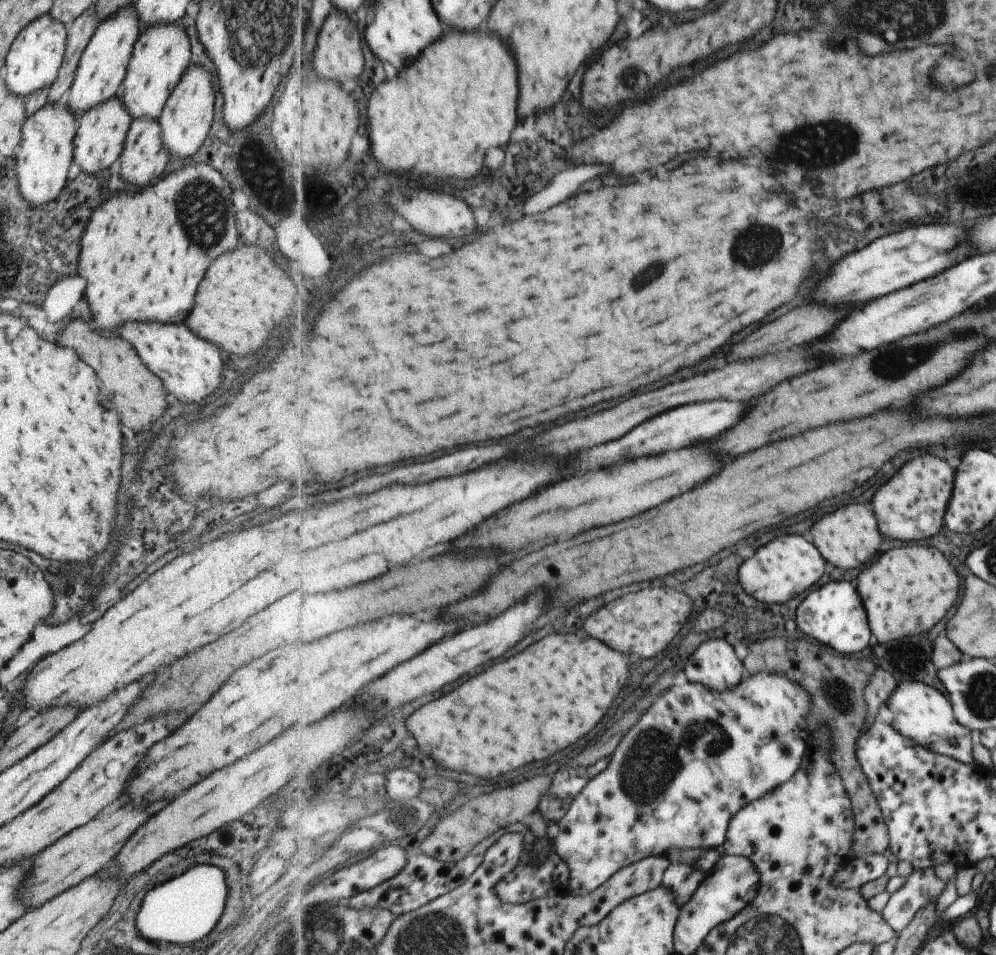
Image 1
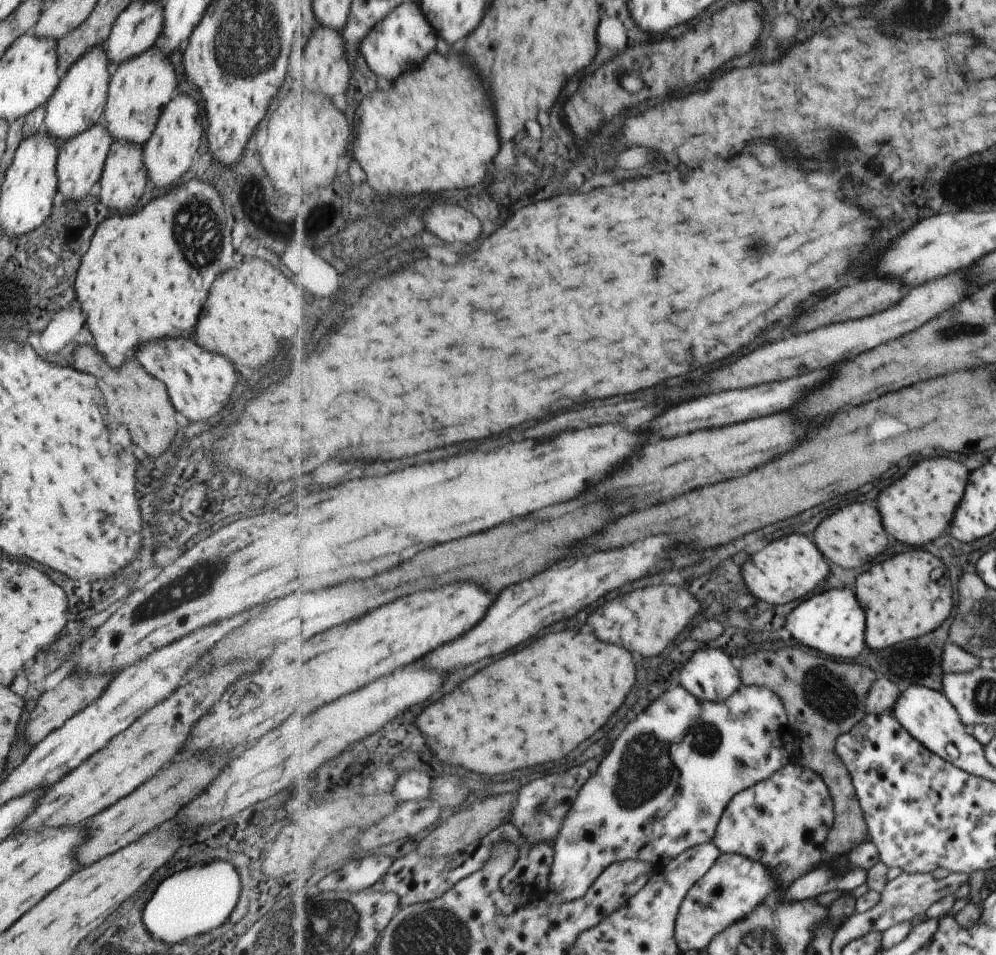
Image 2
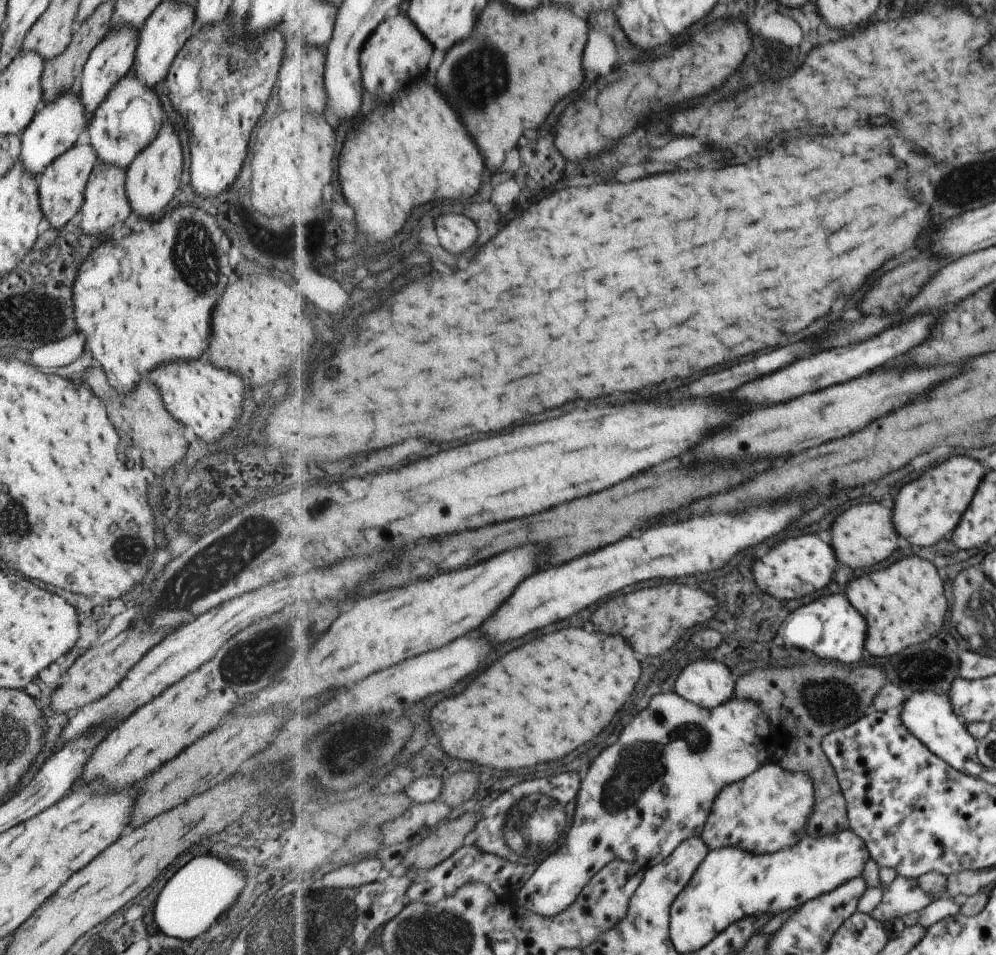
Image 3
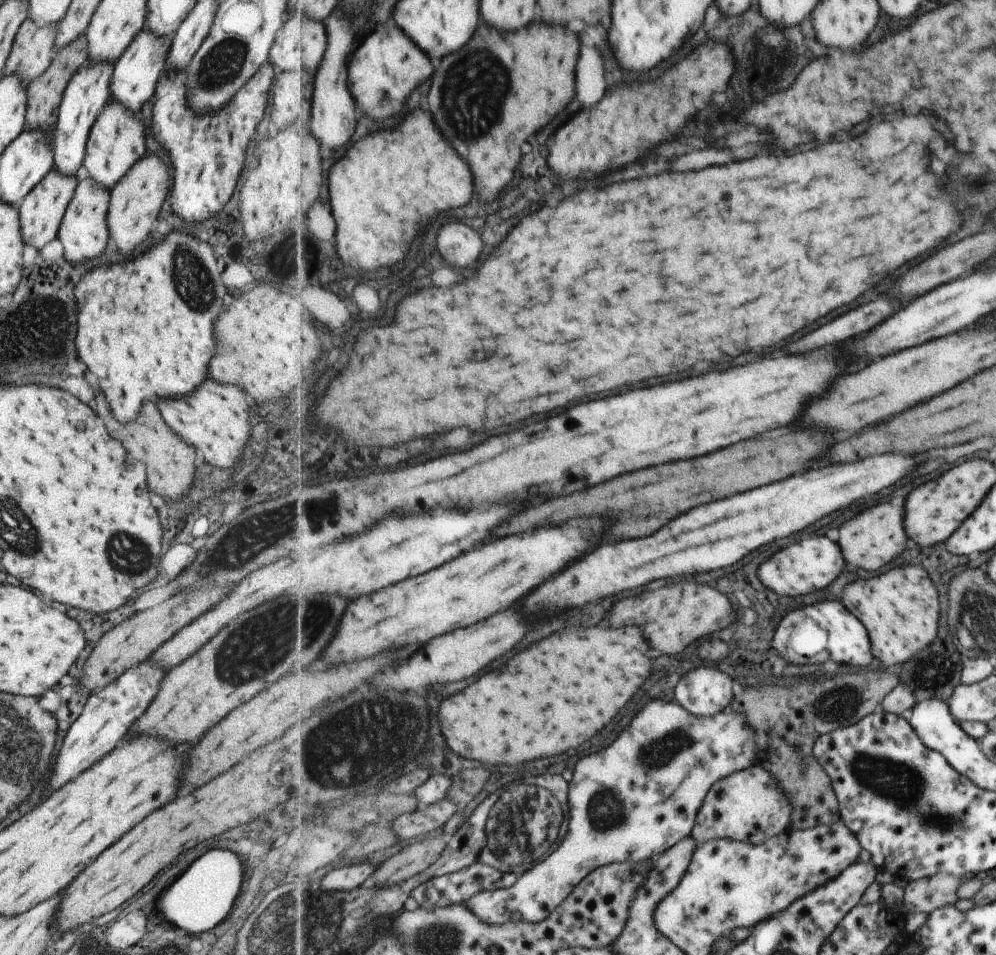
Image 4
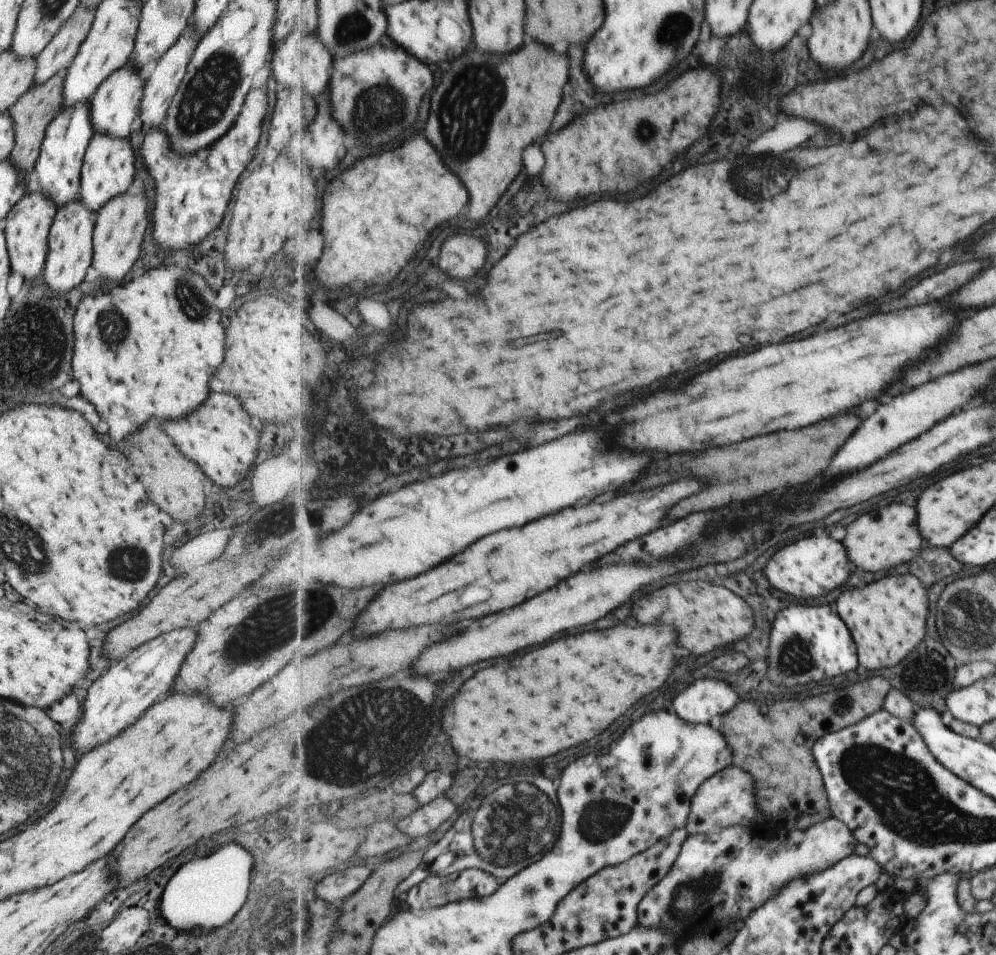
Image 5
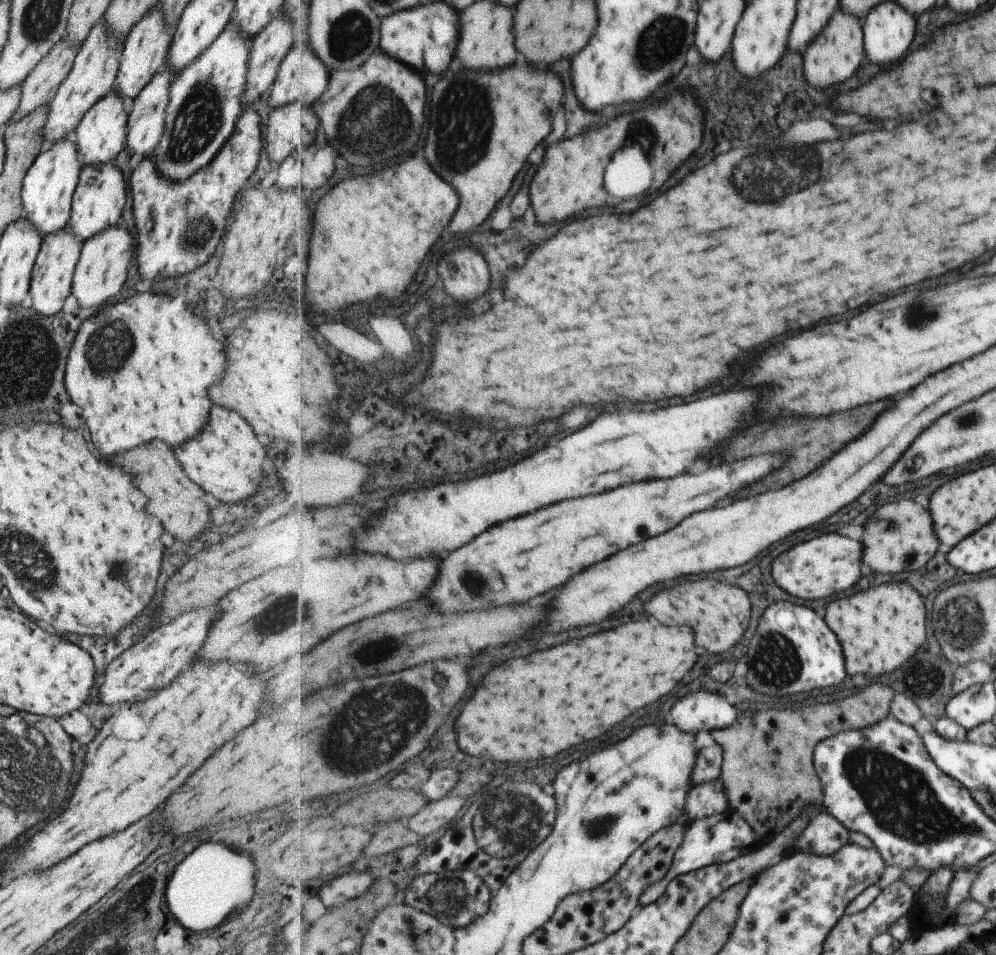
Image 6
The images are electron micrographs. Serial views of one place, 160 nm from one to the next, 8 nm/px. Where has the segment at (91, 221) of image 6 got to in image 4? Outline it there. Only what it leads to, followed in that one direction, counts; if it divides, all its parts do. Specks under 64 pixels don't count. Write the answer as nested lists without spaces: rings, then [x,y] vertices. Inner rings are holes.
[[[107,101],[95,117],[86,142],[82,164],[89,173],[89,178],[110,190],[129,167],[146,153],[144,138],[145,127],[138,114],[124,109],[120,102]]]

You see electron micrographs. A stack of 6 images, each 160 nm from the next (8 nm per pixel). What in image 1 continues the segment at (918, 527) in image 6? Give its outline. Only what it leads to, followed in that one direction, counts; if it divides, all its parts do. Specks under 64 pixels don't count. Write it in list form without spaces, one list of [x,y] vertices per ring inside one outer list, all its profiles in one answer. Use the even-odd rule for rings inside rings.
[[[851,504],[851,506],[839,508],[837,512],[827,514],[823,520],[819,520],[813,526],[812,542],[829,560],[829,564],[849,570],[849,568],[859,568],[867,562],[871,562],[879,554],[883,538],[881,538],[873,510],[869,510],[861,504]]]

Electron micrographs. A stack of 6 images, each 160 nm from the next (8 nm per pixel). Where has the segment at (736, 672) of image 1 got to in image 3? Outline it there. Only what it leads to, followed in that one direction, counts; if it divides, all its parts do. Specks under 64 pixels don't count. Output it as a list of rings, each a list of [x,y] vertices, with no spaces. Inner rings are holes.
[[[697,660],[684,668],[675,684],[675,692],[686,700],[713,709],[733,699],[737,680],[719,660]]]

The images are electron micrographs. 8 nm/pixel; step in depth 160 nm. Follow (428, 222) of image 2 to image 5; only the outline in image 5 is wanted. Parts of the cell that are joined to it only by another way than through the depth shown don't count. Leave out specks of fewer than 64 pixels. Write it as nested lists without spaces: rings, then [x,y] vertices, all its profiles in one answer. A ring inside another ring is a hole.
[[[455,234],[443,244],[441,268],[443,264],[447,264],[447,274],[465,280],[483,268],[487,254],[487,246],[481,238],[475,238],[471,234]]]

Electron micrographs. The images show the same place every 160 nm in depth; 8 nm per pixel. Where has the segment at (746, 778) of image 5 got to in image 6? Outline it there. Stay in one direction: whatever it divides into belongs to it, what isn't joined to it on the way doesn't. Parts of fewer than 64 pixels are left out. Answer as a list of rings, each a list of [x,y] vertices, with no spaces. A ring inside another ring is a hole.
[[[723,778],[695,785],[688,794],[686,812],[689,822],[720,815],[729,808],[730,798]]]

